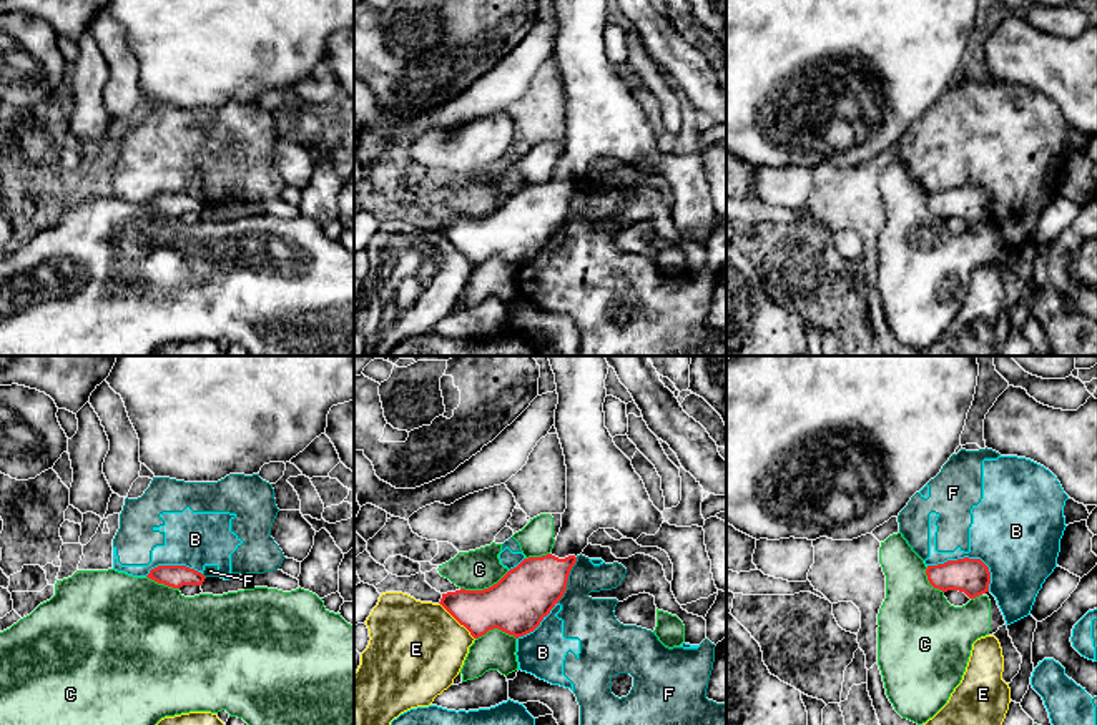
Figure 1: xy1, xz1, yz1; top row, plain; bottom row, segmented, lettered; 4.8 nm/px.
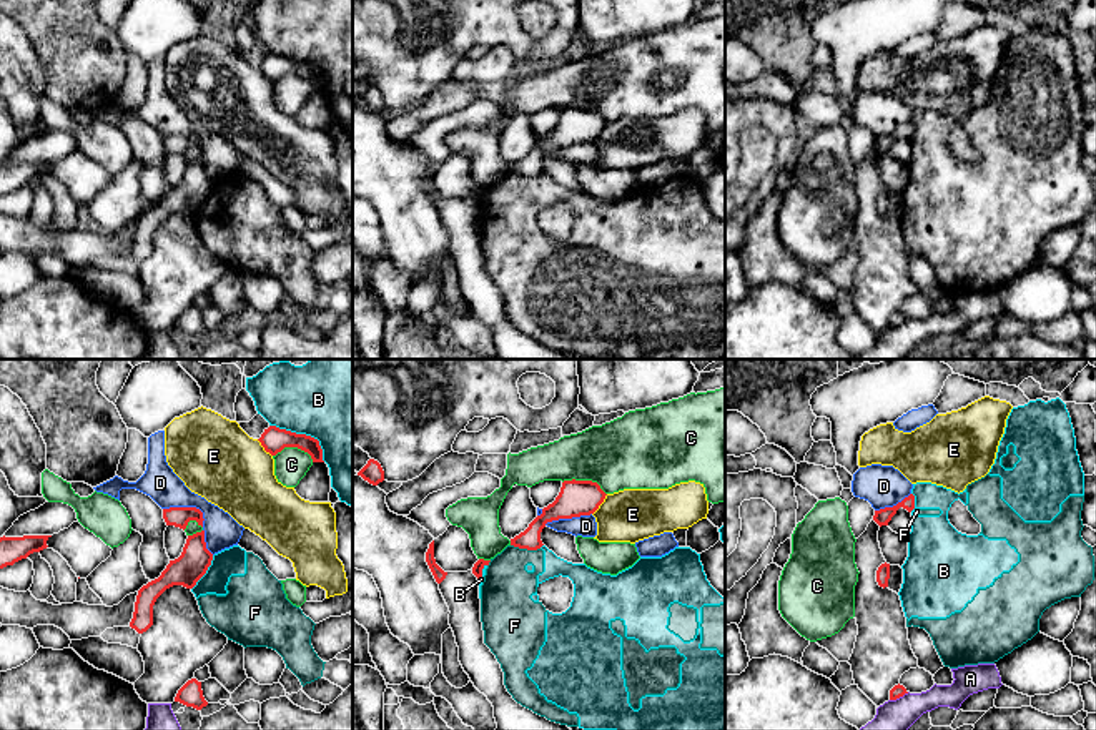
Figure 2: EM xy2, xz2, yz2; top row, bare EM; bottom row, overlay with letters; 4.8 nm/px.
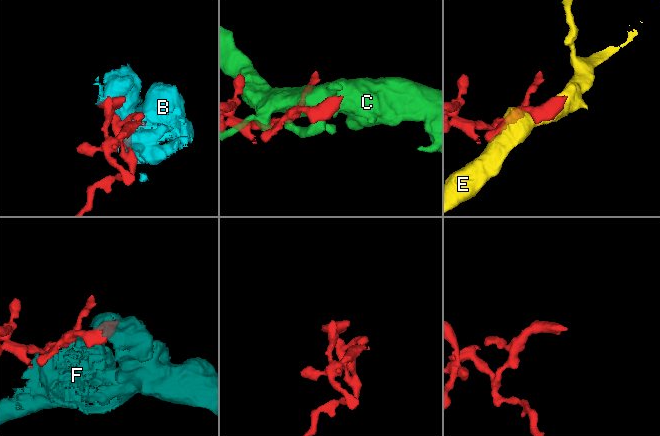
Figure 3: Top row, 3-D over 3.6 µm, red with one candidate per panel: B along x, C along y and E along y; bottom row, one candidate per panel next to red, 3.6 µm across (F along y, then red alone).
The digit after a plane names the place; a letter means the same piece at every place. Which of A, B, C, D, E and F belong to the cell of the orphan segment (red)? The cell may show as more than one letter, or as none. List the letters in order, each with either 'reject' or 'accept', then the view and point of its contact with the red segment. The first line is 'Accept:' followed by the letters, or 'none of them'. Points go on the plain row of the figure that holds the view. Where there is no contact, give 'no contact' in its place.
Accept: none of them
A: reject; contact yz2 (898, 325)
B: reject; contact yz1 (968, 185)
C: reject; contact xz1 (484, 217)
D: reject; contact xy2 (190, 135)
E: reject; contact xz1 (457, 248)
F: reject; contact xz1 (567, 208)

